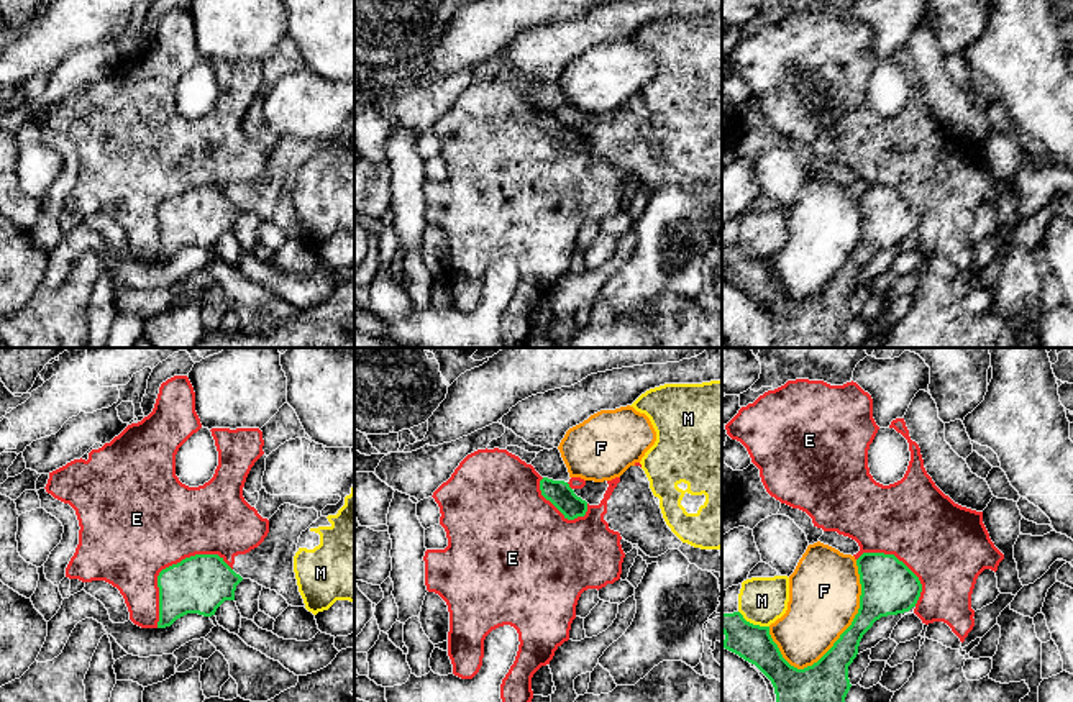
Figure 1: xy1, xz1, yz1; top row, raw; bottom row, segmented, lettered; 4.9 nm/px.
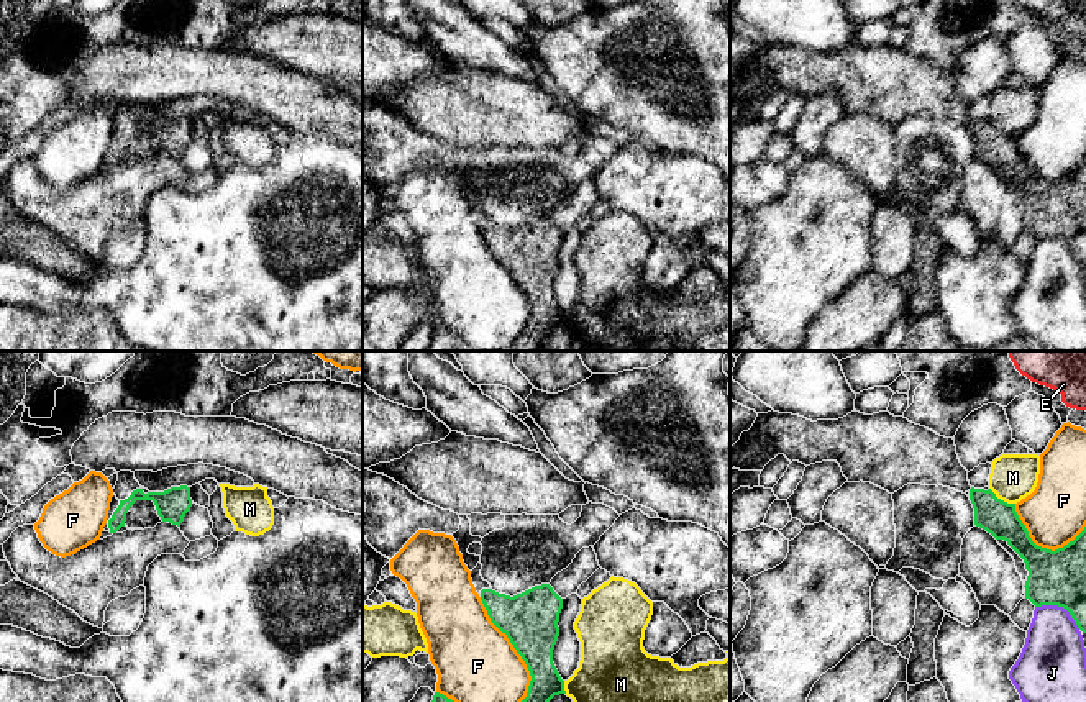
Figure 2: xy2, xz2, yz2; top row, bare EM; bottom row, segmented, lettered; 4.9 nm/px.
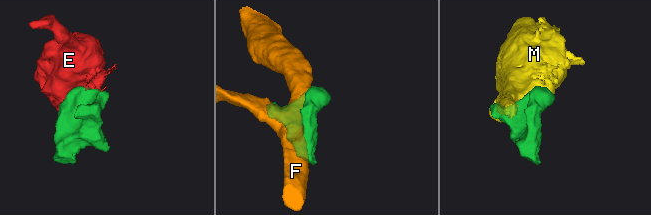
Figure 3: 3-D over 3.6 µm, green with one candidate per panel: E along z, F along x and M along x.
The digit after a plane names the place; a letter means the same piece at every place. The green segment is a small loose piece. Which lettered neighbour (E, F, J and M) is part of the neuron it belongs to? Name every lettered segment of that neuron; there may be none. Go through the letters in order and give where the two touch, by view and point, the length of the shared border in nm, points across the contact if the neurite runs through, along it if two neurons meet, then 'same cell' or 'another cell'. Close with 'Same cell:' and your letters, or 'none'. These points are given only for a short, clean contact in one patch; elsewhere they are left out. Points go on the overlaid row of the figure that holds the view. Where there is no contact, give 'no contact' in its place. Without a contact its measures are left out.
E: contact xy1 (163, 569); length 480 nm; another cell
F: contact yz1 (852, 624); length 600 nm; another cell
J: contact yz2 (1060, 606); length 260 nm; another cell
M: contact yz1 (752, 624); length 170 nm; another cell
Same cell: none

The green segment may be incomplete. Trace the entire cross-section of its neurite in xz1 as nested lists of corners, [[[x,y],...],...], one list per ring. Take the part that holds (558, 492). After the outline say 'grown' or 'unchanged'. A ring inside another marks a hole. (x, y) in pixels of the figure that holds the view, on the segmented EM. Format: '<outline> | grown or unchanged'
[[[543,477],[540,481],[540,490],[568,520],[584,517],[587,512],[587,502],[578,497],[564,481]]] | unchanged

